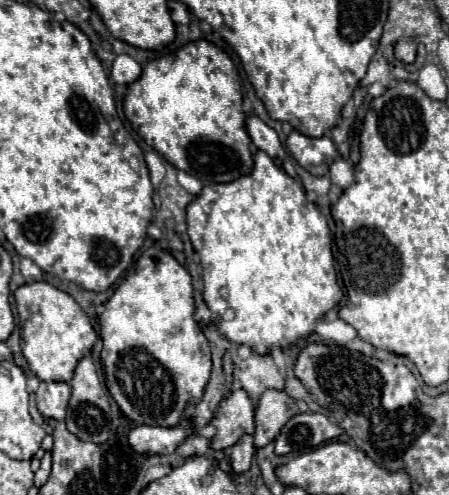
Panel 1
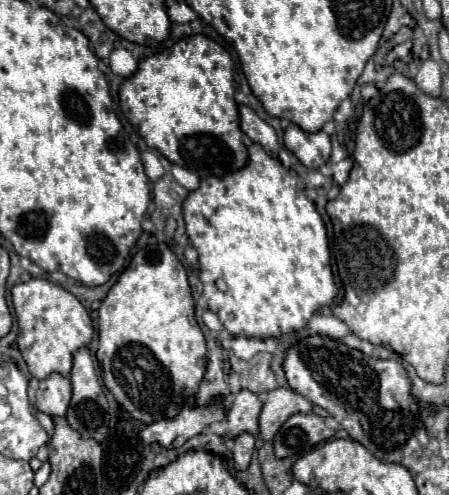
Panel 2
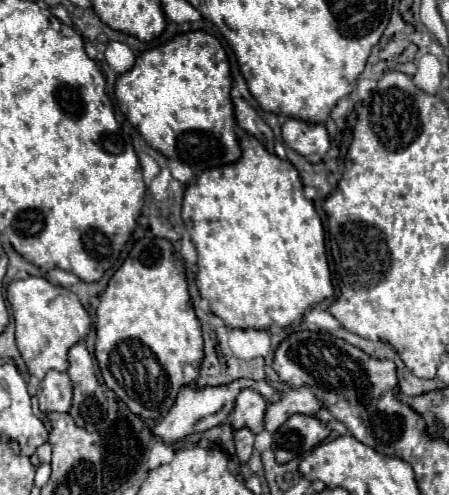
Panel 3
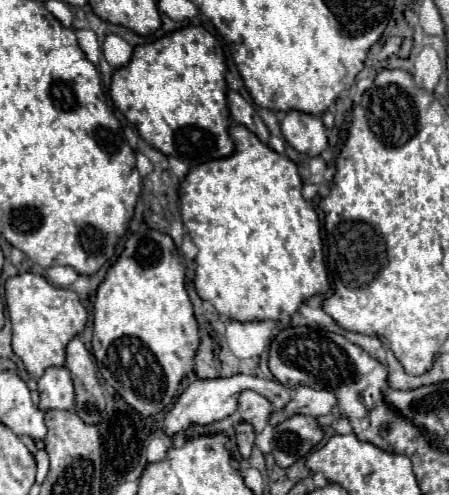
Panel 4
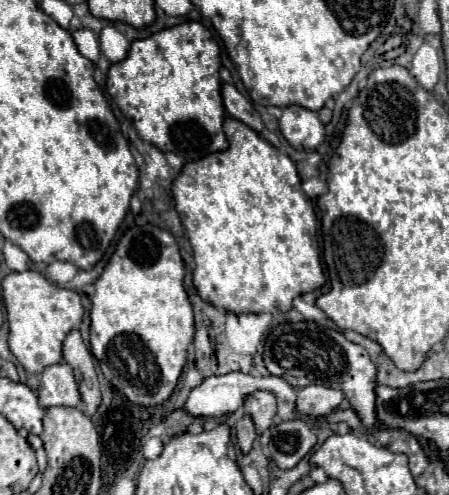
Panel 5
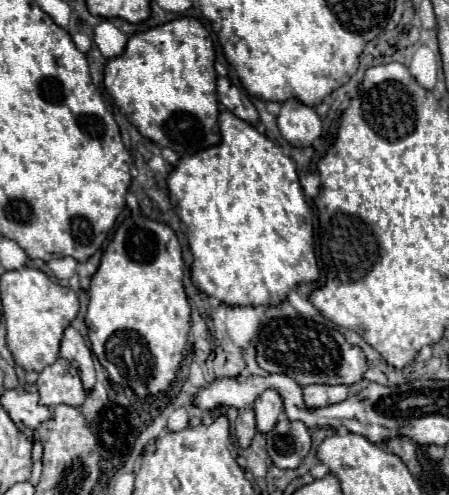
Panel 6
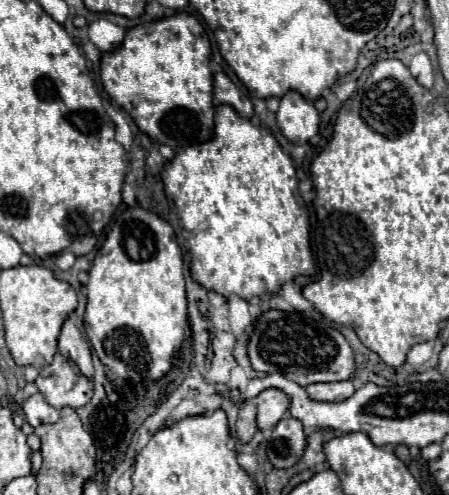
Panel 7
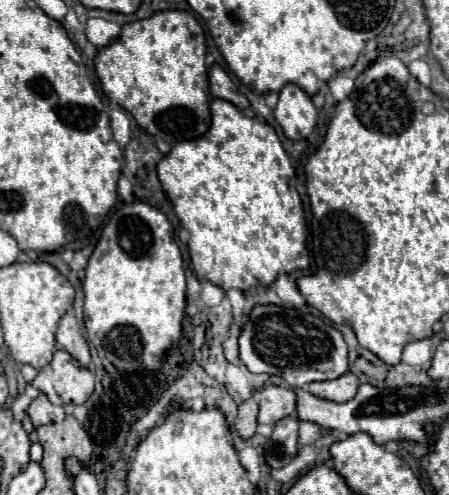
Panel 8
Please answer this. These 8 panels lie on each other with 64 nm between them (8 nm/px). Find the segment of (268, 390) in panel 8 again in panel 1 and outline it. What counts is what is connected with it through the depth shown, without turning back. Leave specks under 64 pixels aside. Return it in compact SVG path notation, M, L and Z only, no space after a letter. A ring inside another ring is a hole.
M244 390L232 392L232 396L220 400L210 424L216 428L210 446L214 450L226 450L244 434L254 434L254 402Z

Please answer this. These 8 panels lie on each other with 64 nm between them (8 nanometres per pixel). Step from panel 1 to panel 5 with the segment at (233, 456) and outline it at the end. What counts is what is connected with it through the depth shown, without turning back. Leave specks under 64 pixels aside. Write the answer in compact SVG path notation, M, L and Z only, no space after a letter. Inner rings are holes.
M242 416L236 424L236 438L238 438L238 446L244 454L250 452L252 442L256 438L256 430L254 430L254 422L250 416Z

